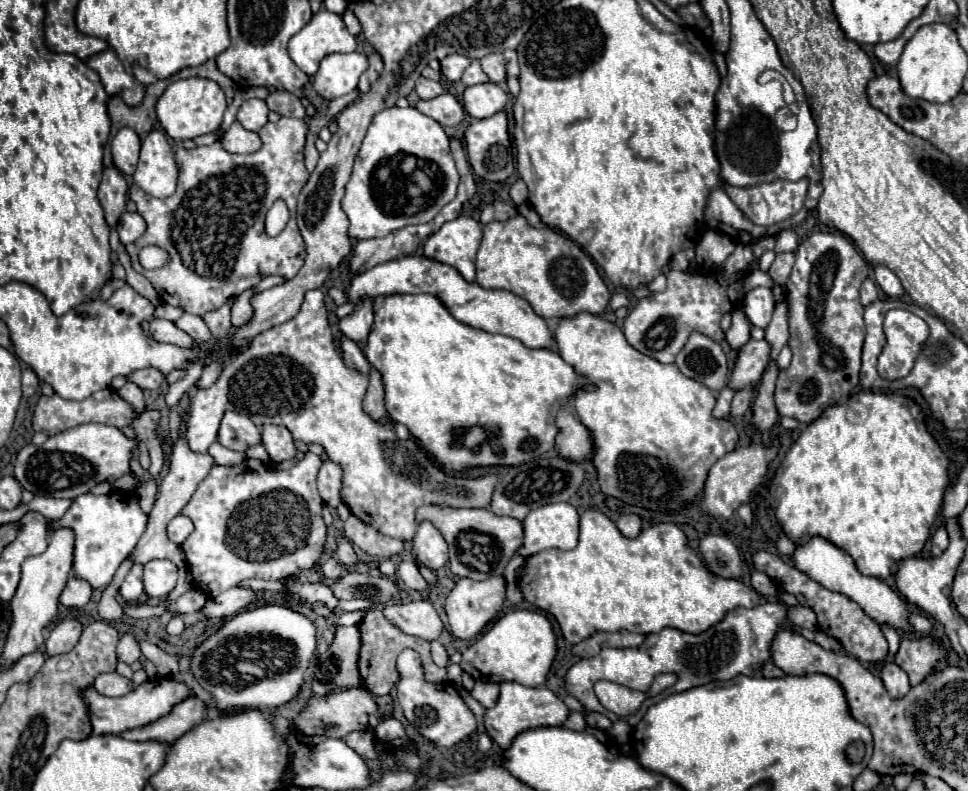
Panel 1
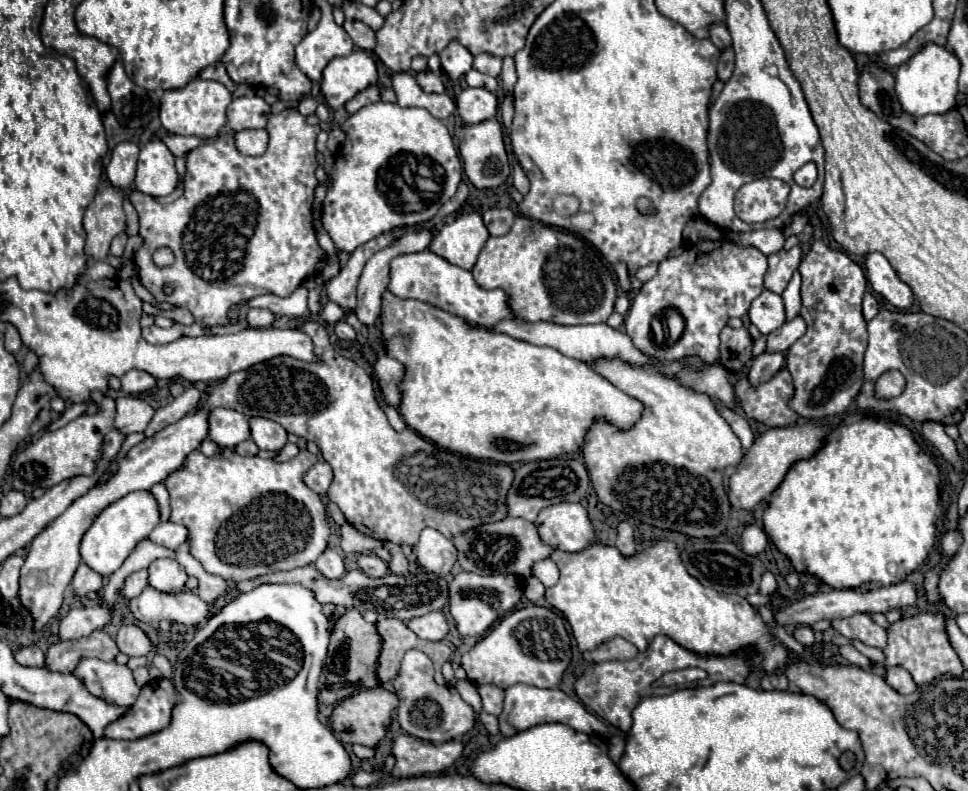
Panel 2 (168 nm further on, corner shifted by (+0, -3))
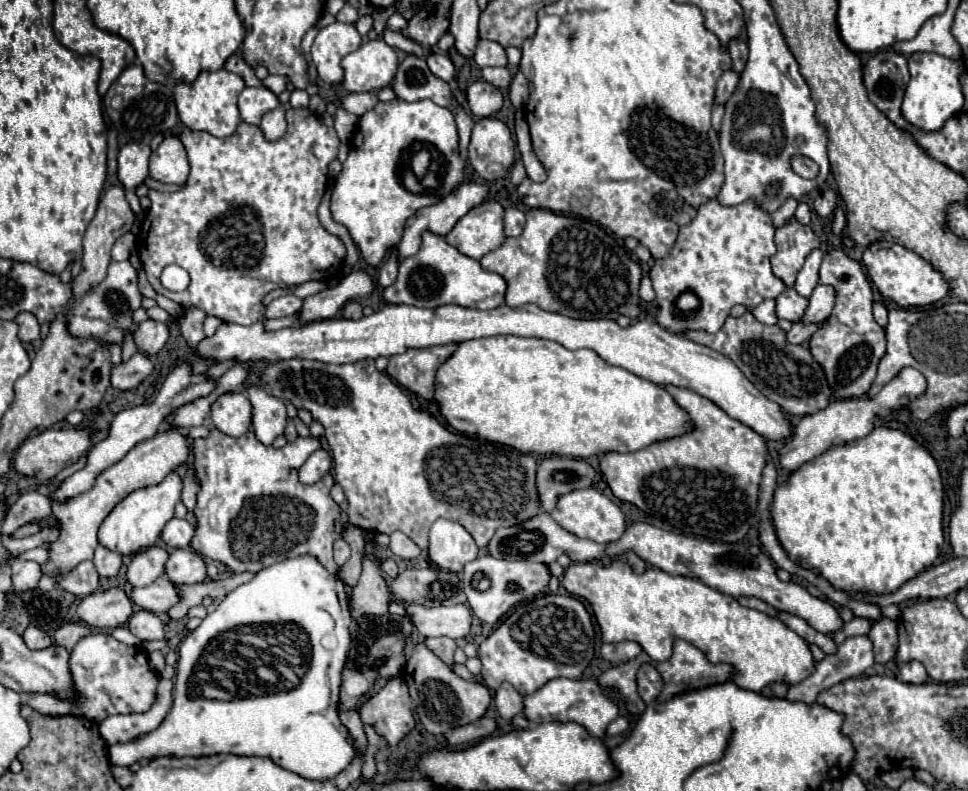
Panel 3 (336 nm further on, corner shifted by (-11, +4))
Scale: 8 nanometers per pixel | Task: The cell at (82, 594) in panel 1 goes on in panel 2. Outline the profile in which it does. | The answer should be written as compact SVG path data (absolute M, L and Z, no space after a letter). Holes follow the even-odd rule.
M84 562L78 566L78 570L72 578L72 590L74 590L74 596L78 596L78 598L84 598L92 592L98 592L102 588L102 584L104 584L104 578L100 574L96 574Z

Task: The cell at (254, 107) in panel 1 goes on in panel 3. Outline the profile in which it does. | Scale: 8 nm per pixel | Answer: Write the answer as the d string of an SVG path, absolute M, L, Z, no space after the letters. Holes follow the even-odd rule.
M245 87L239 95L239 111L241 119L251 125L259 125L261 117L273 109L285 109L287 105L279 101L279 97L267 87Z

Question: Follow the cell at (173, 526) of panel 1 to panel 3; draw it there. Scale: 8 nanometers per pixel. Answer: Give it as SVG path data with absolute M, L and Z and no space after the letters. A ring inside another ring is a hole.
M173 517L173 519L165 525L165 529L163 529L163 533L161 533L161 539L163 539L169 547L187 547L187 545L191 543L191 539L193 539L193 533L195 533L195 529L193 529L185 519Z

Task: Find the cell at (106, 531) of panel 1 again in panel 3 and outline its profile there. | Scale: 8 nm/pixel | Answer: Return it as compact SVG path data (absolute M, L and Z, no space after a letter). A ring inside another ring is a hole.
M169 473L159 485L137 489L129 493L101 523L99 543L111 551L117 551L123 557L135 555L151 547L159 539L165 523L173 517L175 503L181 499L181 487L183 487L181 477L177 473Z

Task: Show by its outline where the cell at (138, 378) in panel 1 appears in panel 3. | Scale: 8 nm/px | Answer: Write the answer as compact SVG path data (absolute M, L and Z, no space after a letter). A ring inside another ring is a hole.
M135 353L127 363L121 363L111 371L111 385L115 389L127 391L137 387L143 379L147 379L153 373L153 363L149 361L147 355Z

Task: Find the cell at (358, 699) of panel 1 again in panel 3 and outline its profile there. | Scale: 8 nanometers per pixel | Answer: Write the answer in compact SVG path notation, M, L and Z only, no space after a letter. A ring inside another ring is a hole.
M399 677L389 679L381 691L359 707L359 715L361 721L385 737L389 745L397 745L415 727L407 683Z

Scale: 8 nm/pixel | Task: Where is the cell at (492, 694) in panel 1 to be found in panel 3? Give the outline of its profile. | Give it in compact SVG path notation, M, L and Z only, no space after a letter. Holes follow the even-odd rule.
M501 683L501 687L495 691L495 705L503 719L511 719L513 715L521 713L523 697L515 687L511 687L511 683Z

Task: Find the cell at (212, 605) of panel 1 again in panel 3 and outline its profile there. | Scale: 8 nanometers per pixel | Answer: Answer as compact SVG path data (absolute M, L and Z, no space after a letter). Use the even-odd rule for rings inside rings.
M161 575L155 583L141 589L133 589L131 601L139 609L153 611L159 615L159 613L167 613L173 605L177 605L181 601L181 595L179 589L165 575Z

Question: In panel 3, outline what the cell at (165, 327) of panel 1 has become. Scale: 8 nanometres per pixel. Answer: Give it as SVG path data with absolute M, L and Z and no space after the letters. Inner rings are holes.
M147 319L147 321L139 323L139 329L135 331L135 343L137 343L139 351L143 351L147 355L155 355L165 347L169 335L171 335L171 329L167 323Z

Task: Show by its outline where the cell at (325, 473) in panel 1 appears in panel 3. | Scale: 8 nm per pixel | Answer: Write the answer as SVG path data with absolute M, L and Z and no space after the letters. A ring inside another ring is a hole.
M319 449L299 469L299 481L305 485L313 485L319 479L323 479L327 473L331 473L331 469L333 469L331 455L325 449Z

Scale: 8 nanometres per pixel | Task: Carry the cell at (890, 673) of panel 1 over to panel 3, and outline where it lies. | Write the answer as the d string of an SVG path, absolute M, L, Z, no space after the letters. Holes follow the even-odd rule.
M909 661L909 663L901 665L899 679L903 683L925 683L929 679L929 675L927 675L925 667L919 661Z

